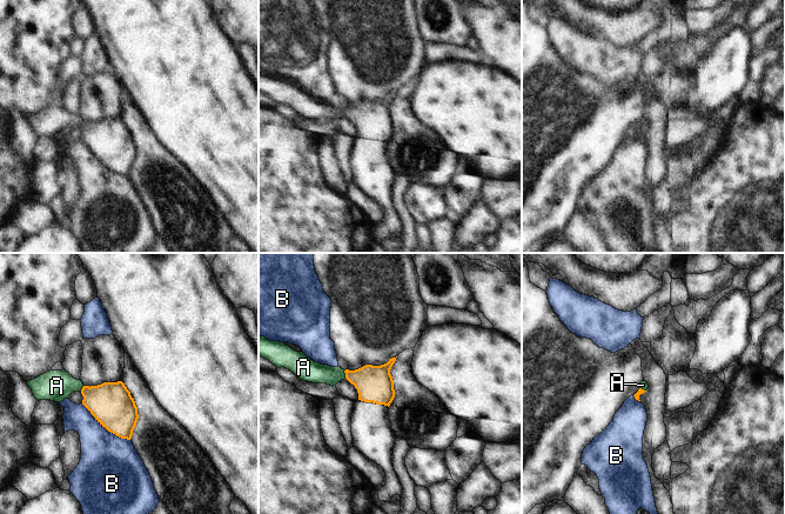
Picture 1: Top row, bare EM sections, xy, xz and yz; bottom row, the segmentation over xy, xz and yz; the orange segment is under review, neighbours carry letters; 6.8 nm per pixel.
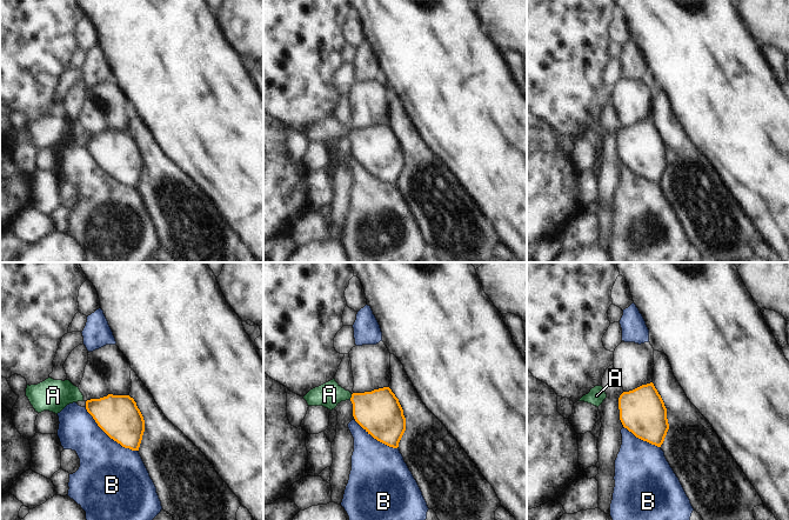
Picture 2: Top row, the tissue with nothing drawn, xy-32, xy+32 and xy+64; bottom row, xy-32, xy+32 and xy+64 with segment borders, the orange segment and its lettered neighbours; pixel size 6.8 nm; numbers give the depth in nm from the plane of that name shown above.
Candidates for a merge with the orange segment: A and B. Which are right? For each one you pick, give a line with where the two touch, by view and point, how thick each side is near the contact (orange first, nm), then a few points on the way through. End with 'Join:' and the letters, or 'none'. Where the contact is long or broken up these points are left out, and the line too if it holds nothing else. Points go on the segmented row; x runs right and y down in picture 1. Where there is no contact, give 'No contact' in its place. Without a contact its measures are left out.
A: Touches orange at xz (346, 374). Thickness 260 nm (orange) against 150 nm. Path across: xz (374, 384), (369, 380), (346, 374), (320, 374), (309, 371)
Join: A.

